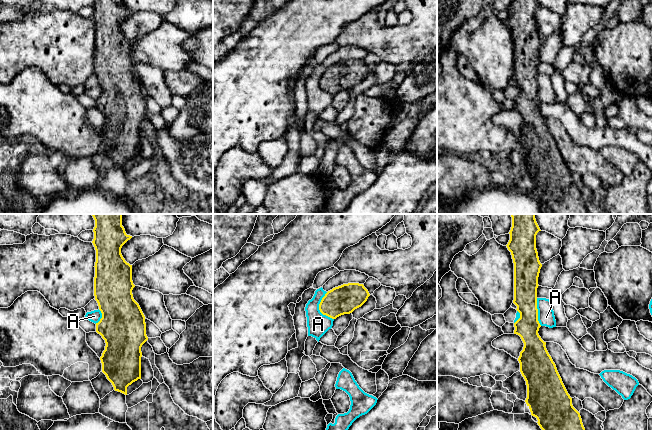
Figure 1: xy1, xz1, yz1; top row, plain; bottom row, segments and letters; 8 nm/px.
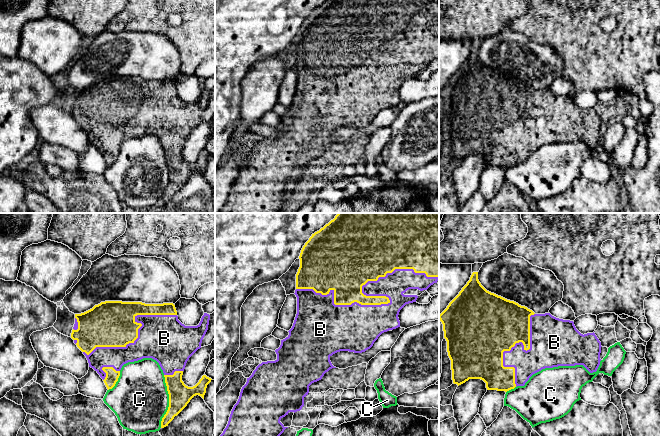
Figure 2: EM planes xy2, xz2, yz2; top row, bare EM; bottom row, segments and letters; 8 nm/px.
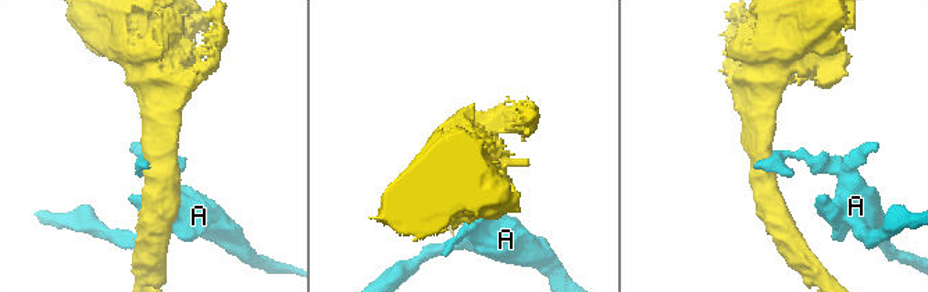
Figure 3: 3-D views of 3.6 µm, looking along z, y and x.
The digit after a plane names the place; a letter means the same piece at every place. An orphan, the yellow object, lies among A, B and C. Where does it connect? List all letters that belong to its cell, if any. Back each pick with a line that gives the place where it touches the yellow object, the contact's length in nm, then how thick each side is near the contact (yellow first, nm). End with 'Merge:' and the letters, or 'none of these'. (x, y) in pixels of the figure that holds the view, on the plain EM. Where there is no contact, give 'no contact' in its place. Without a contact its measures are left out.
B: xz2 (388, 74) | 1150 nm | 140/280 nm
Merge: B

